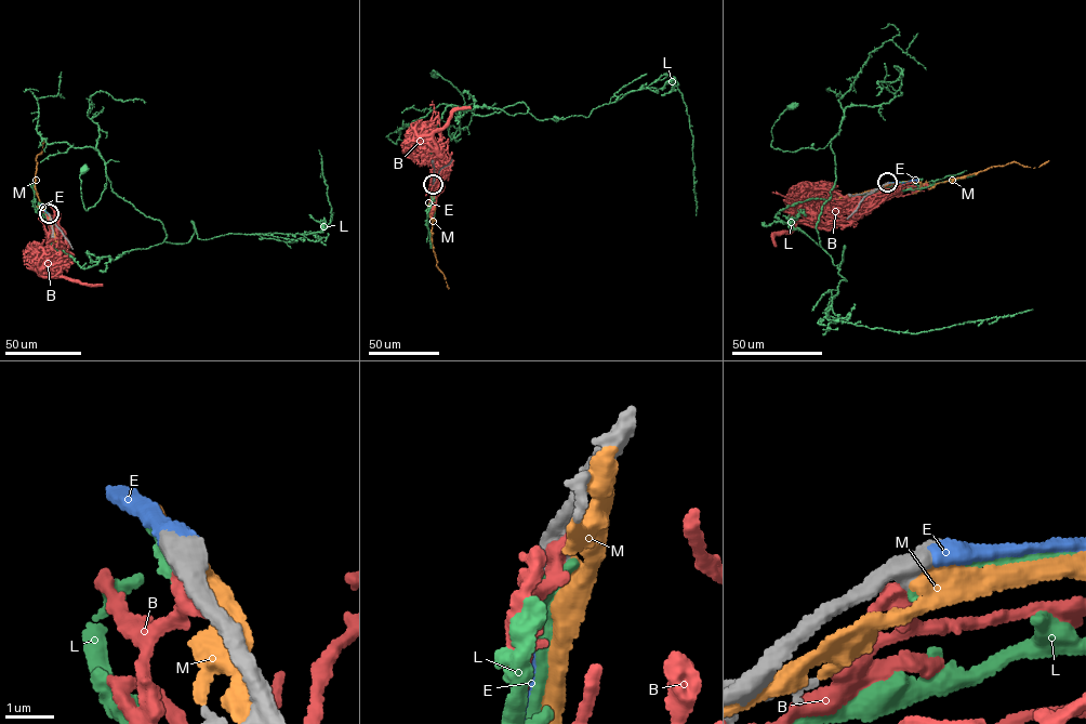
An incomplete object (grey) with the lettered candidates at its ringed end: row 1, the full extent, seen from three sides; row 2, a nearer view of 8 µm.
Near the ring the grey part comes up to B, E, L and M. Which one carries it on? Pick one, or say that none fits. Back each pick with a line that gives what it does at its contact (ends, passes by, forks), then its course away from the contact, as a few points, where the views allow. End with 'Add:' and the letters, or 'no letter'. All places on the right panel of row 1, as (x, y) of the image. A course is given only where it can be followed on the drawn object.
E: It ends there. Its course: (887, 183), (916, 181)
Add: E

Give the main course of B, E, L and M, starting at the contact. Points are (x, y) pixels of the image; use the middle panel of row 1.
B: (433, 184), (433, 165), (425, 147), (427, 132), (431, 139), (454, 110), (469, 106)
E: (433, 184), (429, 208)
L: (433, 184), (431, 205), (432, 136), (446, 107), (515, 115), (529, 108), (522, 102), (475, 115), (435, 74)
M: (433, 184), (428, 207), (433, 222), (432, 241), (436, 265), (449, 288)

